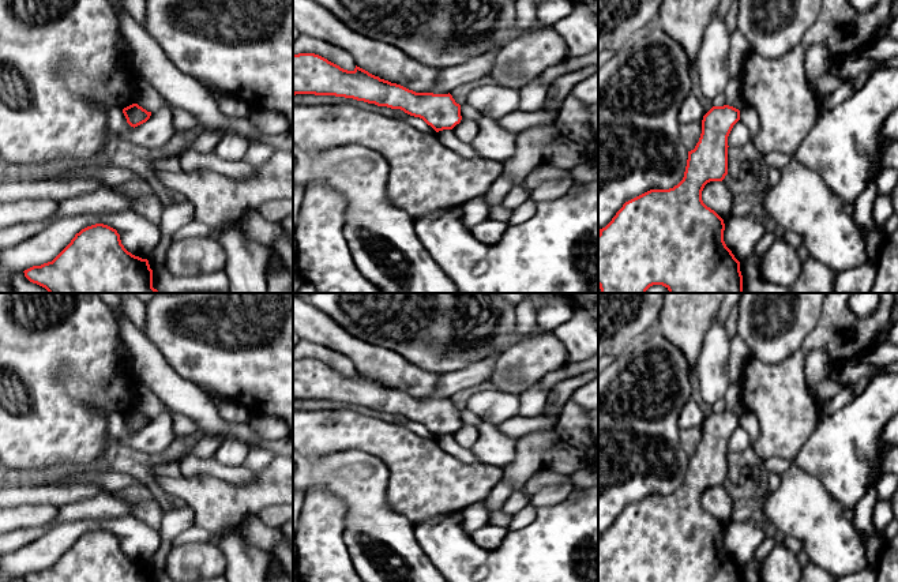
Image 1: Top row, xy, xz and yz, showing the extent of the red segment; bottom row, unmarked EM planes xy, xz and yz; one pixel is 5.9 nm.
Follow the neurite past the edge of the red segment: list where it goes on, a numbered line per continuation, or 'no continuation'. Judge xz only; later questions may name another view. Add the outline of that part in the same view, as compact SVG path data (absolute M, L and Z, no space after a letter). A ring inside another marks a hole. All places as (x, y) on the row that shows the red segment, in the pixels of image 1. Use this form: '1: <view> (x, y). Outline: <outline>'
no continuation

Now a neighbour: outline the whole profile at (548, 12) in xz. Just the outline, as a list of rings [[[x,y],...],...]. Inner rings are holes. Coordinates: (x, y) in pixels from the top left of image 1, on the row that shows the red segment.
[[[544,0],[537,5],[537,20],[545,26],[553,26],[572,11],[571,0]]]

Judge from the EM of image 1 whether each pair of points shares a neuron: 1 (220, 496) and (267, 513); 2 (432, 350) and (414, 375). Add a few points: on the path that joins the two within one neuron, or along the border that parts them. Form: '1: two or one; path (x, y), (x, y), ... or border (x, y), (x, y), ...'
1: two; border (278, 503), (265, 506), (255, 514)
2: two; border (393, 350), (414, 365), (439, 375)

